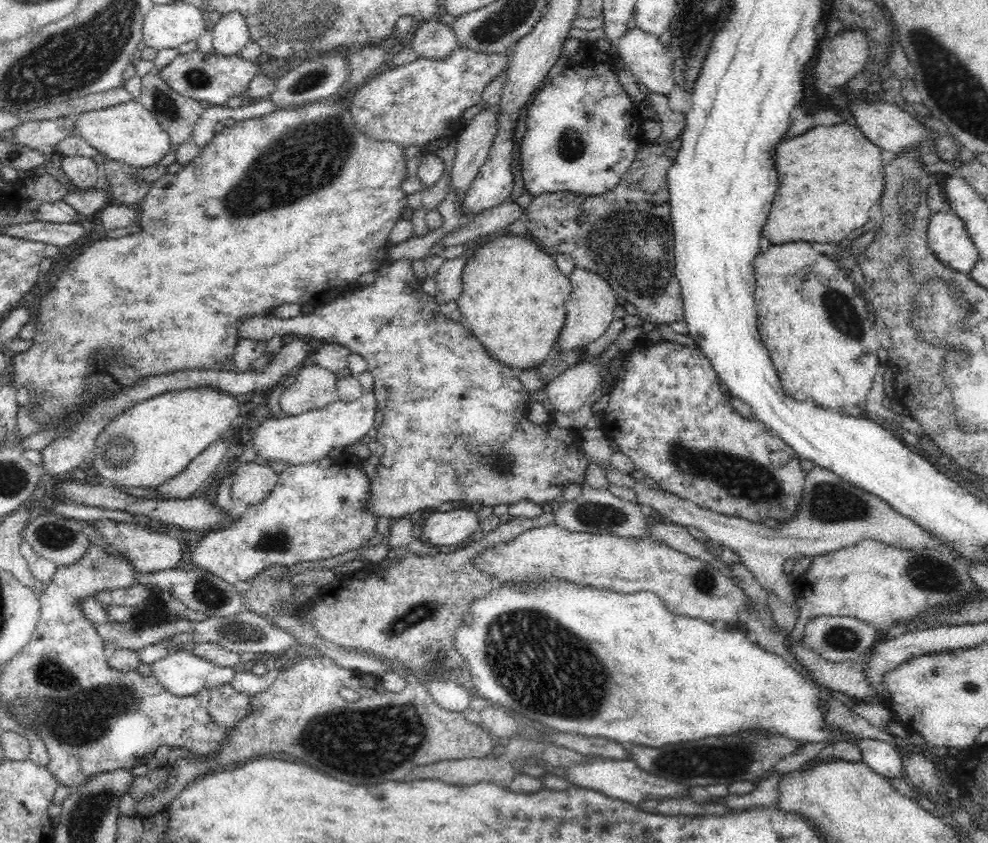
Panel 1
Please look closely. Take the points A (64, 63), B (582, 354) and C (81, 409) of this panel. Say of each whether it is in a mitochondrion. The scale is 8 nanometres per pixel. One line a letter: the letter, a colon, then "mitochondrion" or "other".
A: mitochondrion
B: other
C: other

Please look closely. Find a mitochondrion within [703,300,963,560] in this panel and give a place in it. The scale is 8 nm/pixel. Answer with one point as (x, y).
(827, 503)

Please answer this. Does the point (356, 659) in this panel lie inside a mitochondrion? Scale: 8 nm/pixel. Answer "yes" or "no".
no

